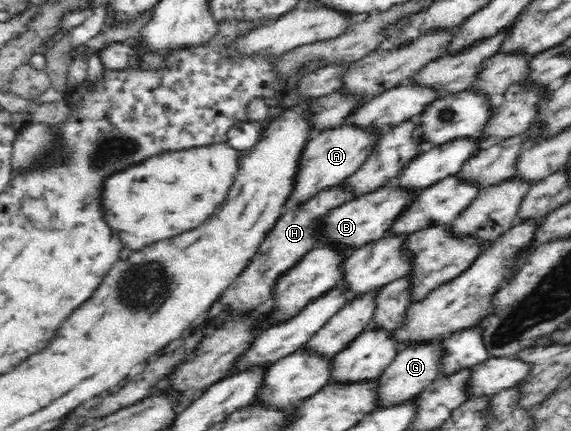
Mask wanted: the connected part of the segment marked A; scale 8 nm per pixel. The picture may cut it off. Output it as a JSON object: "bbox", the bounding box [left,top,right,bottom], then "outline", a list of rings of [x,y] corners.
{"bbox":[285,124,380,207],"outline":[[[344,124],[340,128],[324,130],[310,136],[297,158],[297,171],[294,173],[285,204],[298,207],[310,200],[312,196],[316,196],[317,192],[339,185],[347,176],[356,172],[356,169],[364,162],[370,152],[371,144],[379,134],[380,132],[360,130]]]}

